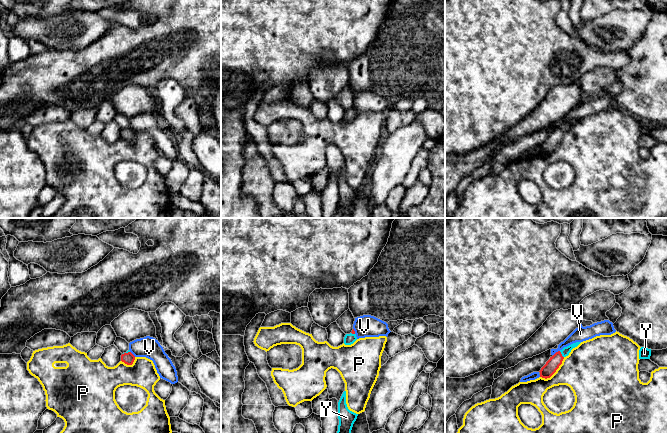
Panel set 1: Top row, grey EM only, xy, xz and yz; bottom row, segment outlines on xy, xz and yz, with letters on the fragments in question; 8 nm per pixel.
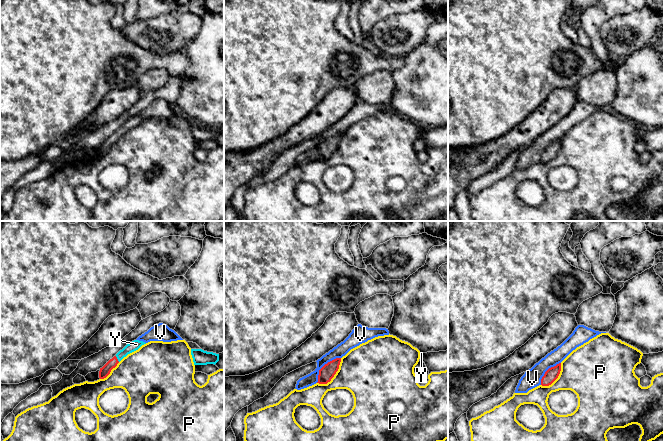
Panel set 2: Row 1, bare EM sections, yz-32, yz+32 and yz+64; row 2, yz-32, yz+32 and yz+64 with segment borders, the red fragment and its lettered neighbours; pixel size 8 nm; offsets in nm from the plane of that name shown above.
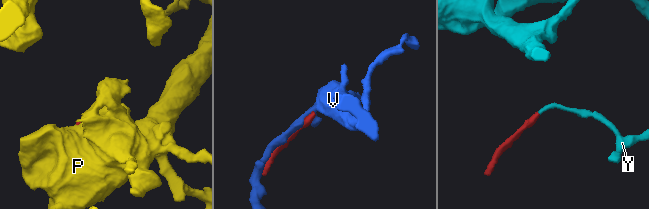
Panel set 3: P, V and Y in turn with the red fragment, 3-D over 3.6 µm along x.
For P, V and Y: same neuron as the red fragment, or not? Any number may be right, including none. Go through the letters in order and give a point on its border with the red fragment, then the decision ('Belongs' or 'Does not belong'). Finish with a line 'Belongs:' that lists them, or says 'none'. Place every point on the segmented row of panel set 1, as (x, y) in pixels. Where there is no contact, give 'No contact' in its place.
P: Touches red at yz (554, 372). Does not belong
V: Touches red at yz (556, 352). Does not belong
Y: Touches red at yz (561, 354). Belongs
Belongs: Y

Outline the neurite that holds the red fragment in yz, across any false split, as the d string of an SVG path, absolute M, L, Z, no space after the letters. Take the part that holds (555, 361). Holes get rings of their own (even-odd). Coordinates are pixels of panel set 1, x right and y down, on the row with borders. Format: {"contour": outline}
{"contour": "M576 342L567 347L564 347L562 350L556 352L552 357L550 357L550 359L539 371L540 377L545 379L550 378L562 364L563 359L568 356L571 350L577 347L580 343L581 342Z"}

